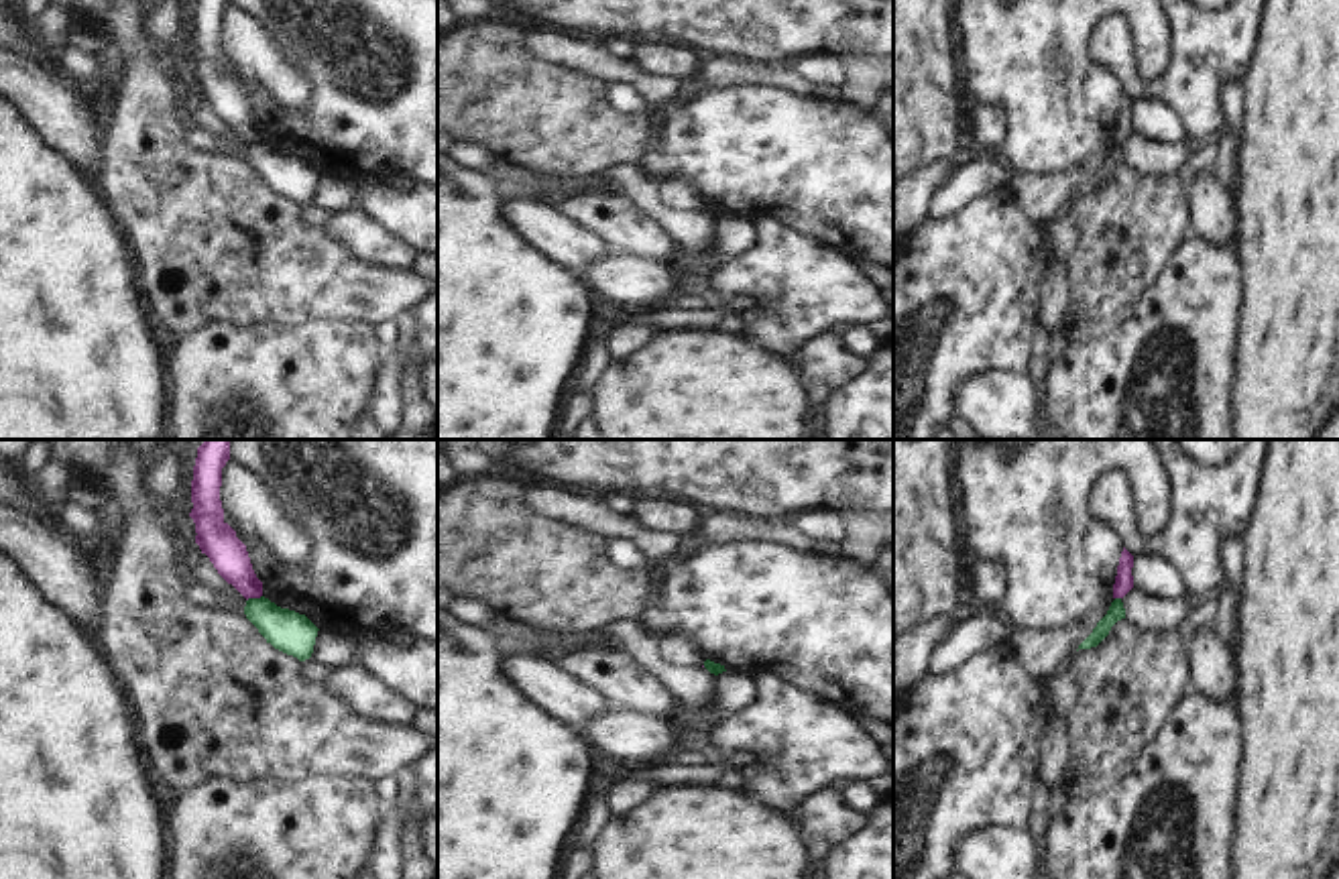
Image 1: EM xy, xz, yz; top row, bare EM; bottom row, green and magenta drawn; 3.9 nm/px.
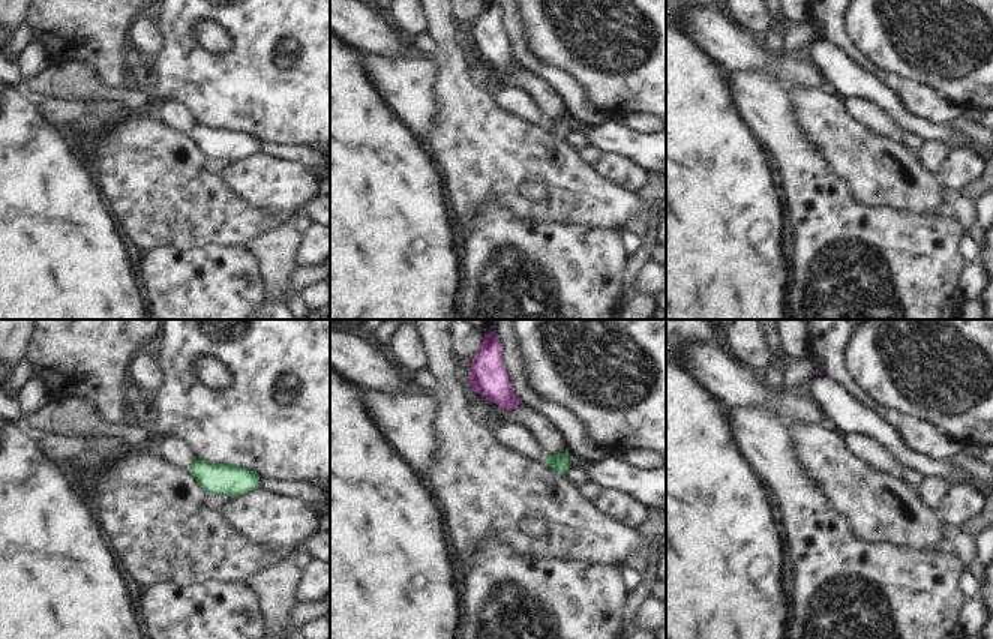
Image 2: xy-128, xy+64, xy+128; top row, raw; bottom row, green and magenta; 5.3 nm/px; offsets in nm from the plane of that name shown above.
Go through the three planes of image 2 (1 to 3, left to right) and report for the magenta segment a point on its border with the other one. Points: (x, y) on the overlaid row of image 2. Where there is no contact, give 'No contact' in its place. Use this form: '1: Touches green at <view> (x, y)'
1: No contact
2: No contact
3: No contact

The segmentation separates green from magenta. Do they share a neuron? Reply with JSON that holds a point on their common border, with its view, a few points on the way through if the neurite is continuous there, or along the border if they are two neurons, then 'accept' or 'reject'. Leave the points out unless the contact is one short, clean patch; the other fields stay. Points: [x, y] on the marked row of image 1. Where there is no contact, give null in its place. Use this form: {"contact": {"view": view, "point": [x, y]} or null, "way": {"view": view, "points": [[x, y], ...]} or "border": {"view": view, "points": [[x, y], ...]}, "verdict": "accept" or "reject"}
{"contact": {"view": "xy", "point": [253, 599]}, "border": {"view": "xy", "points": [[261, 595], [247, 601]]}, "verdict": "reject"}

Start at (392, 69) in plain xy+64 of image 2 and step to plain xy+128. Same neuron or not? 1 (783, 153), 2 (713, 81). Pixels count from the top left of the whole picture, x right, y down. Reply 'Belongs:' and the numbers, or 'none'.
Belongs: 1

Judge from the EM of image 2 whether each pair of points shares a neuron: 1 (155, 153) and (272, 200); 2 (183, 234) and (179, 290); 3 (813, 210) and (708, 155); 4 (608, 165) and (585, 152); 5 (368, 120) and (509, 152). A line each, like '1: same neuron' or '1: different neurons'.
1: different neurons
2: different neurons
3: different neurons
4: different neurons
5: different neurons

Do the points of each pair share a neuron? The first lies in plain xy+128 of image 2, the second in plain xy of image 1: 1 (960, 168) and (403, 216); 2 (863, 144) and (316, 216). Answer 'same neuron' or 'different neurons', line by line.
1: different neurons
2: different neurons

